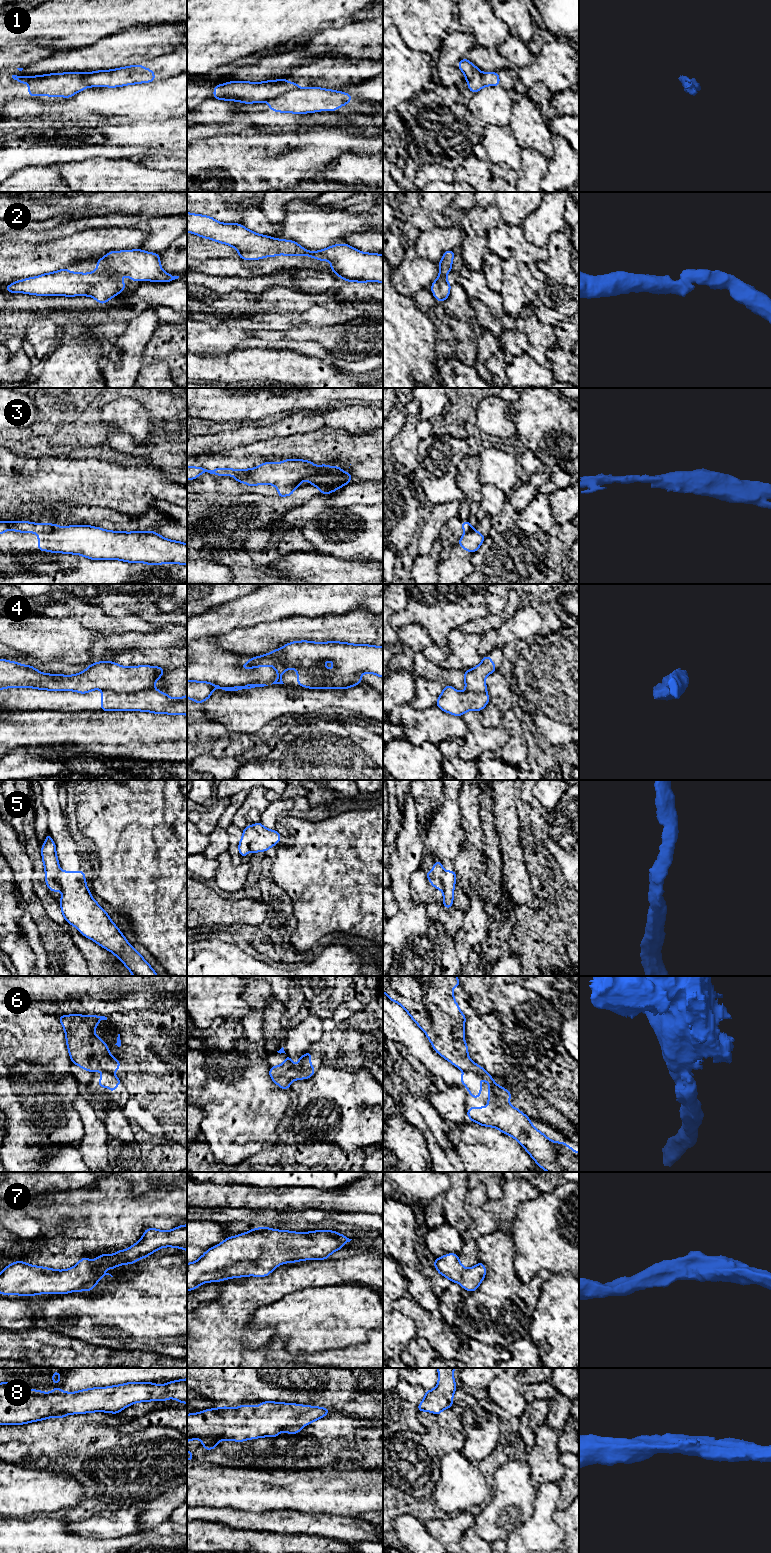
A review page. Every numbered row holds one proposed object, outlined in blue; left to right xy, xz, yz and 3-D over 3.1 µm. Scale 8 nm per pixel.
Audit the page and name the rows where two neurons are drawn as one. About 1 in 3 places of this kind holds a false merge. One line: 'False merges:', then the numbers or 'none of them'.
False merges: 1, 3, 4, 5, 6

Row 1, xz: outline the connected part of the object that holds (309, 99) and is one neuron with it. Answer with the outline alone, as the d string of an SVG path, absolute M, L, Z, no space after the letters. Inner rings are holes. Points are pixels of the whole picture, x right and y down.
M319 87L293 89L280 97L268 101L271 111L302 115L317 111L336 111L352 100L348 93Z

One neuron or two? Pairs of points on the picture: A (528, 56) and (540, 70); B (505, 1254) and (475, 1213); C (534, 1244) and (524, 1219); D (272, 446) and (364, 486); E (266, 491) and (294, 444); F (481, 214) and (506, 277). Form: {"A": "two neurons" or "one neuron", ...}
{"A": "two neurons", "B": "two neurons", "C": "one neuron", "D": "two neurons", "E": "two neurons", "F": "two neurons"}

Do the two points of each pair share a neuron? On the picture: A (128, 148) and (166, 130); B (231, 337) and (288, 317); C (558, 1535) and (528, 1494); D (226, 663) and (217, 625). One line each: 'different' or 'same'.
A: same
B: different
C: different
D: different

